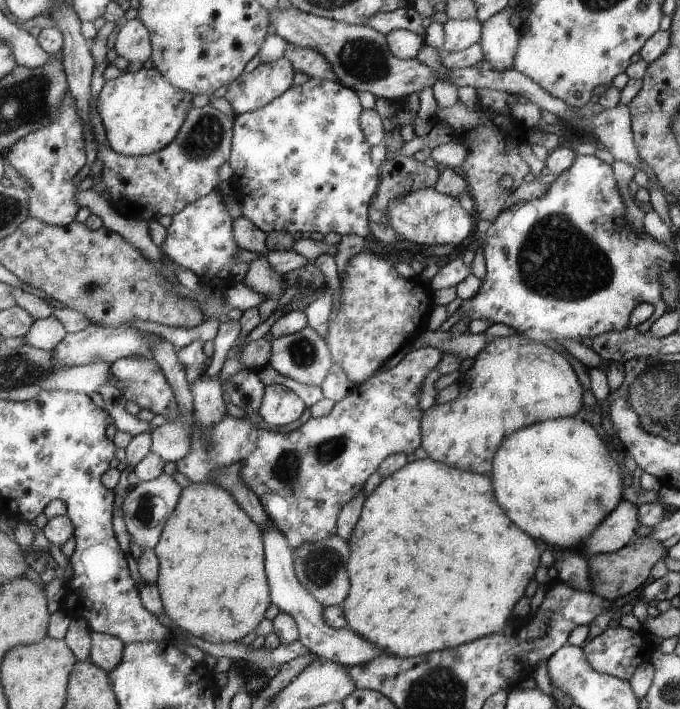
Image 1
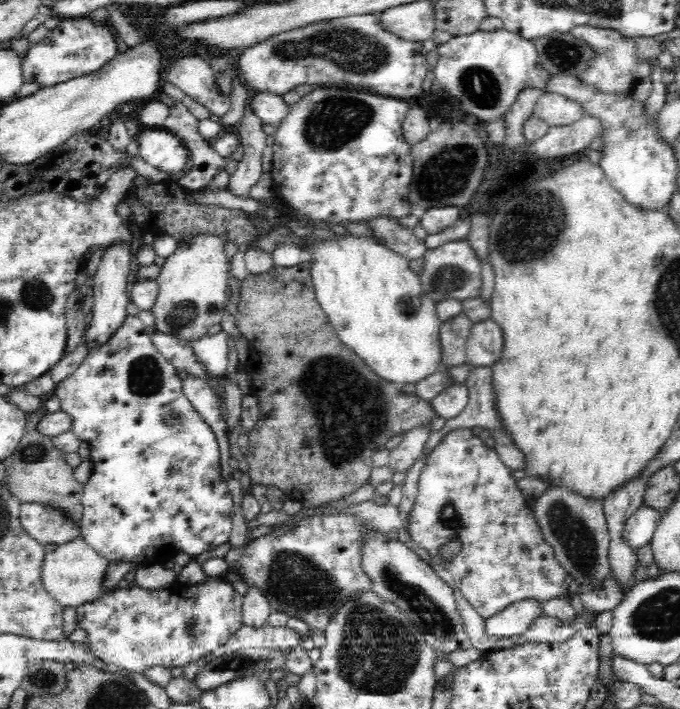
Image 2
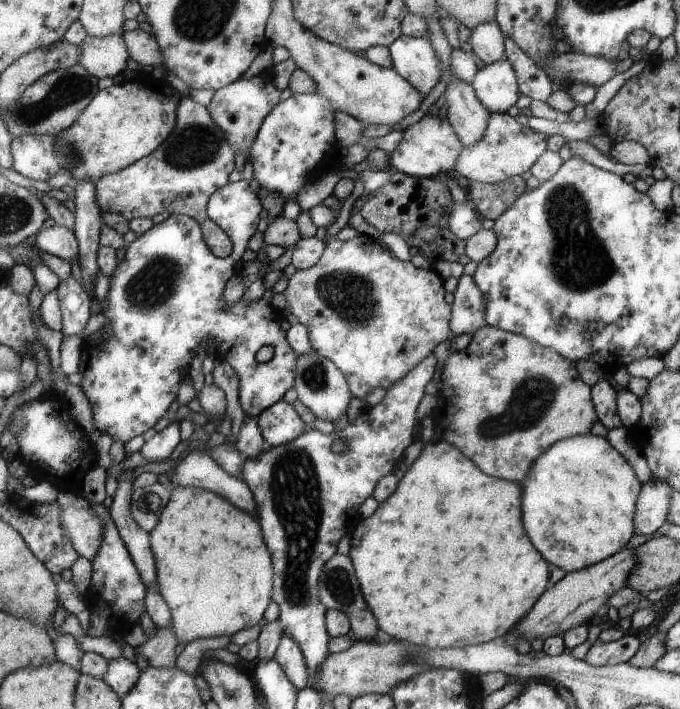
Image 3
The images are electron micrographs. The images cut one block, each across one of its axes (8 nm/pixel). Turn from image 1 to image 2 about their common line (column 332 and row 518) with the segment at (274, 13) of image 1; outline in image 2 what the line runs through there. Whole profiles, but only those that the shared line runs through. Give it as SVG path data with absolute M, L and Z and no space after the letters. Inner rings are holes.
M21 503L20 523L41 545L60 546L81 536L79 525L70 523L61 512L42 503Z

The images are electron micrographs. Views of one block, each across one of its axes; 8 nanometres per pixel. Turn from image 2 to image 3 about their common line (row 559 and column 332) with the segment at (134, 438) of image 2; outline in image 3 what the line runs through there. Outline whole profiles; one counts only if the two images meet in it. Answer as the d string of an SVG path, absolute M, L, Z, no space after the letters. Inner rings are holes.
M317 92L293 94L274 106L247 154L252 157L253 175L266 190L264 194L278 194L285 202L296 201L298 192L302 192L308 182L337 171L342 146L334 124L336 112L330 100Z

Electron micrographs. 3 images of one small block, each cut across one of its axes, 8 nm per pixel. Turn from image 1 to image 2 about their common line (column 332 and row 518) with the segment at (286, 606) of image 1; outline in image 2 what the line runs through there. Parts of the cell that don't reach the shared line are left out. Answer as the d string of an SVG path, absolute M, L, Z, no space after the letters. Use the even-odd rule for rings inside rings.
M642 505L635 509L623 524L622 539L630 545L633 550L640 546L646 546L651 542L654 531L660 524L663 513L656 509Z

